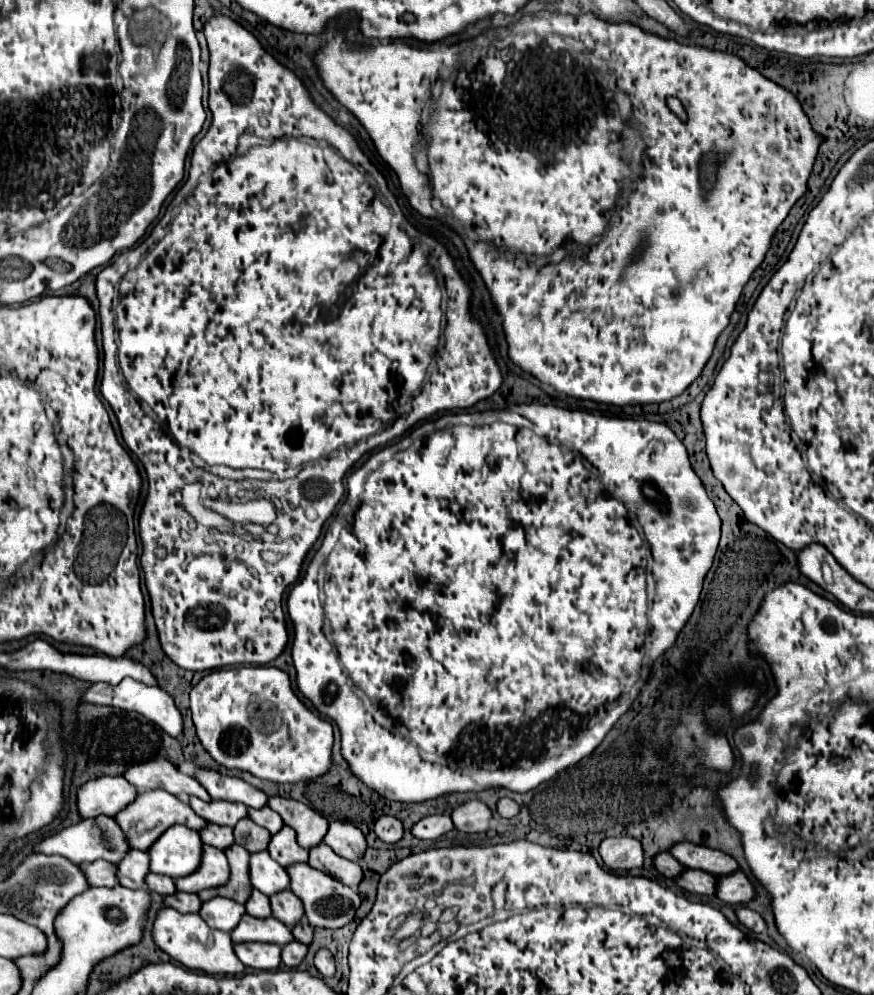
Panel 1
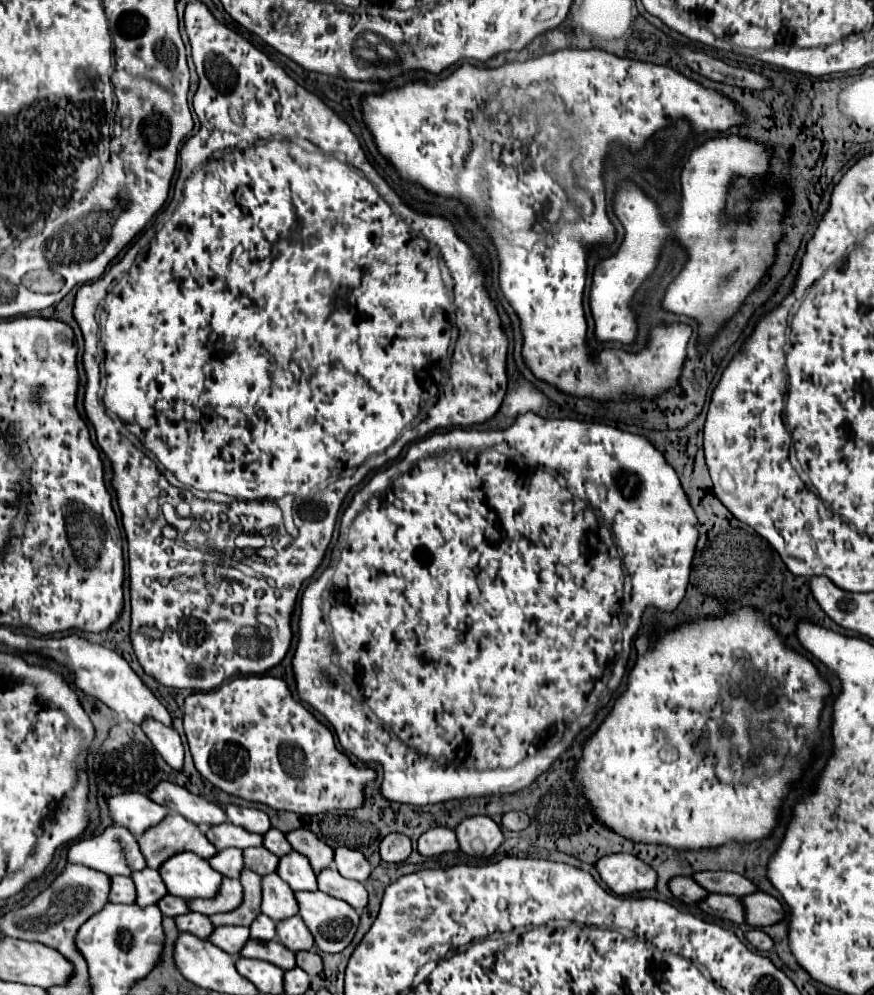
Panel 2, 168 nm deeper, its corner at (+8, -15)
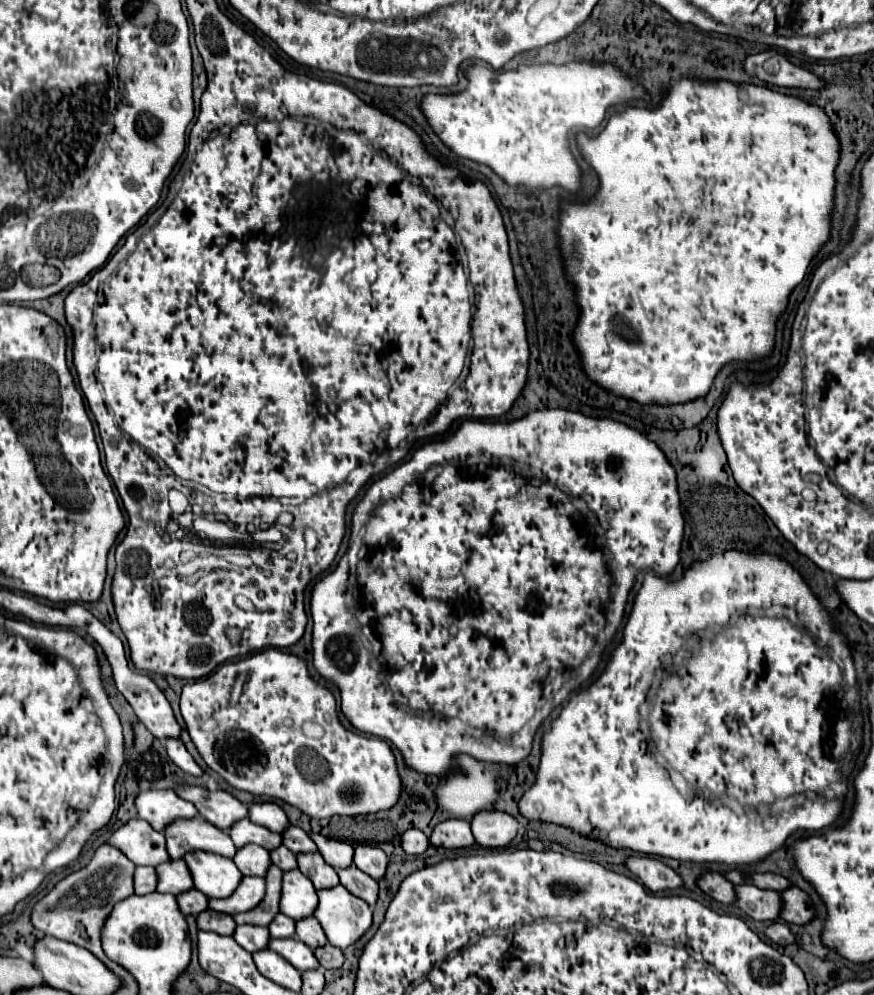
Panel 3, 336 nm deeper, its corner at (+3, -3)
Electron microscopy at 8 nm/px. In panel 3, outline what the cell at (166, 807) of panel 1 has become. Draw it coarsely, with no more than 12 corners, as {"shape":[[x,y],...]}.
{"shape":[[201,817],[163,833],[171,859],[209,851],[237,853],[231,837]]}

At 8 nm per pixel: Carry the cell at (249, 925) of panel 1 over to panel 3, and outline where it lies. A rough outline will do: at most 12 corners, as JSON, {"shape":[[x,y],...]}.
{"shape":[[271,939],[269,949],[295,969],[319,969],[313,949],[299,939]]}

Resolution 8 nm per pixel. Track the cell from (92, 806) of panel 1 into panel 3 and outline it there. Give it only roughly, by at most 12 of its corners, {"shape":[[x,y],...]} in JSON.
{"shape":[[143,791],[139,817],[155,831],[199,811],[175,791]]}

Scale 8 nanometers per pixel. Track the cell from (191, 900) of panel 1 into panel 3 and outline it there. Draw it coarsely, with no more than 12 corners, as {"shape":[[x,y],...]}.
{"shape":[[211,909],[197,917],[203,931],[233,935],[237,923],[231,915]]}

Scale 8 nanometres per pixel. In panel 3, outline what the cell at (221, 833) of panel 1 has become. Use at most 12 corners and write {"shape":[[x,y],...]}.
{"shape":[[245,845],[235,855],[243,875],[265,877],[271,855],[259,845]]}

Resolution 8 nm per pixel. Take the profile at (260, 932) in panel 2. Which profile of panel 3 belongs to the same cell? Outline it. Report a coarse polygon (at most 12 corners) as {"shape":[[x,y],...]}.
{"shape":[[279,913],[269,925],[275,939],[295,935],[295,919]]}

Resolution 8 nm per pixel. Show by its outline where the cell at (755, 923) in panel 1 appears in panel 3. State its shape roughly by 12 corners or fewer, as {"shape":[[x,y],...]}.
{"shape":[[775,921],[765,935],[781,947],[795,941],[789,925]]}

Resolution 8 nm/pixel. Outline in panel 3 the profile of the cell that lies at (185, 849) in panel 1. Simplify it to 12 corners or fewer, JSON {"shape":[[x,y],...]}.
{"shape":[[193,851],[185,861],[195,889],[231,895],[243,873],[231,859]]}

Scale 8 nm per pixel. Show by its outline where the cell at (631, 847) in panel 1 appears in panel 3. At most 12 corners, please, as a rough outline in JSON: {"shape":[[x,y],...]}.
{"shape":[[627,859],[627,869],[653,893],[683,887],[659,859]]}

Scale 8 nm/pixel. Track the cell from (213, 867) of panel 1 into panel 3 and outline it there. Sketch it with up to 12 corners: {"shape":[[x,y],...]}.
{"shape":[[245,877],[227,899],[211,899],[209,907],[237,915],[263,901],[263,879]]}

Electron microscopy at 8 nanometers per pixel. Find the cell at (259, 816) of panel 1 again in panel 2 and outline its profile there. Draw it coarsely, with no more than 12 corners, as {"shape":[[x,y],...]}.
{"shape":[[274,829],[264,835],[264,847],[282,857],[292,851],[284,833]]}

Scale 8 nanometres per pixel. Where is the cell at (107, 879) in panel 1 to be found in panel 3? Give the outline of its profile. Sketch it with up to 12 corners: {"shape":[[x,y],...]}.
{"shape":[[153,867],[135,869],[135,893],[145,895],[157,889]]}

